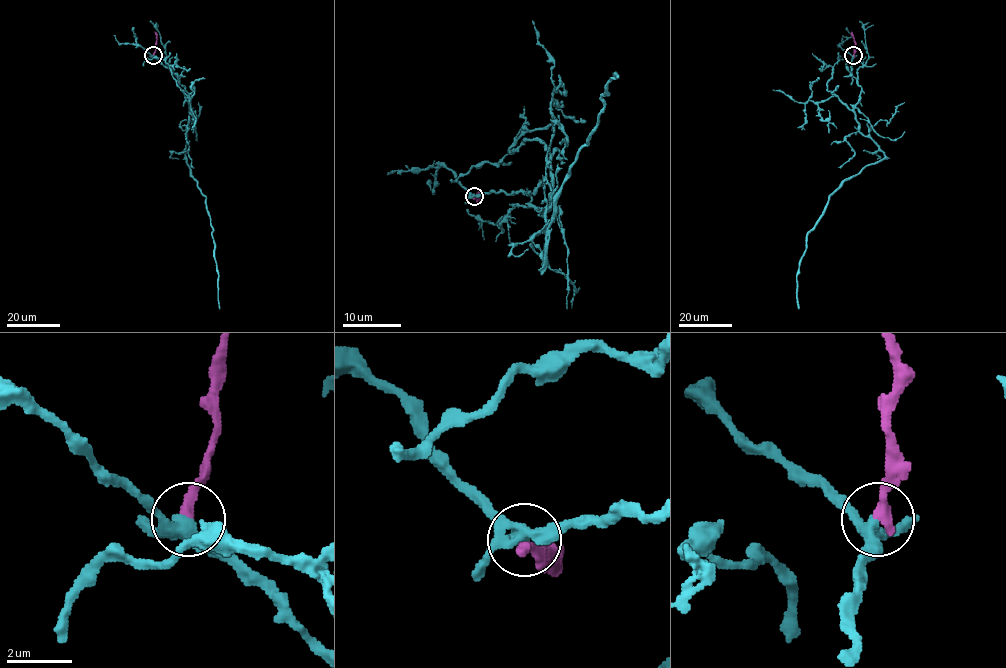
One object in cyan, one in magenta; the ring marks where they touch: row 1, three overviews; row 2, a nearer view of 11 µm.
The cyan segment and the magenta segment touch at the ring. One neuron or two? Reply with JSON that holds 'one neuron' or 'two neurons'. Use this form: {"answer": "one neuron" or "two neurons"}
{"answer": "one neuron"}

